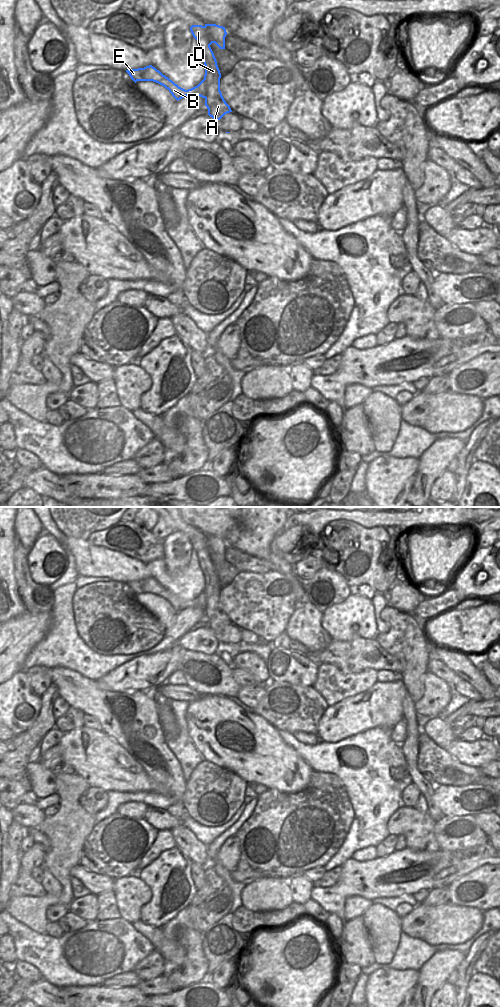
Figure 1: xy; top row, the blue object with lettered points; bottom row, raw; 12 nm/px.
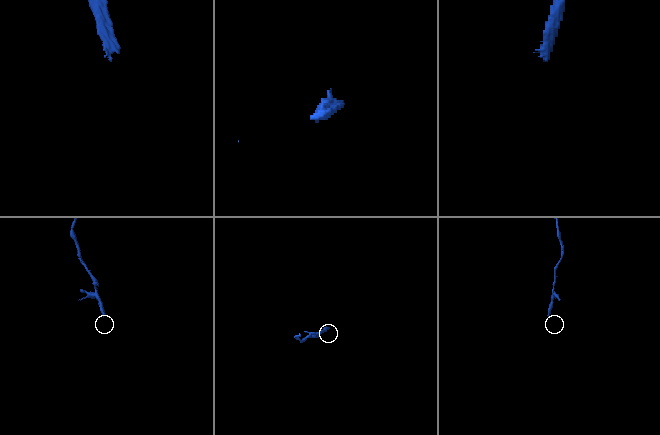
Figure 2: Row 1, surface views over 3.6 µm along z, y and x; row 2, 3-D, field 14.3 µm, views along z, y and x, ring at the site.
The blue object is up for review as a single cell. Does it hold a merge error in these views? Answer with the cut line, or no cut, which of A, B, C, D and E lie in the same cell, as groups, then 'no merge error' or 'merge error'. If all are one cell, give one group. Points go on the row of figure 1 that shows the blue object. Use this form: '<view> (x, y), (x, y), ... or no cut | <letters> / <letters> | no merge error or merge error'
xy (204, 78), (207, 84), (205, 97) | A C D / B E | merge error

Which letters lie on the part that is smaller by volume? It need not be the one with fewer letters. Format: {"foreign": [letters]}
{"foreign": ["B", "E"]}

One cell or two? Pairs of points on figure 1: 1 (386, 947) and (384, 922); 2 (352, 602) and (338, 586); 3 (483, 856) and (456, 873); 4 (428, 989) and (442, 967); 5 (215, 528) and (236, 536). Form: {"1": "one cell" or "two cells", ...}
{"1": "one cell", "2": "two cells", "3": "one cell", "4": "one cell", "5": "two cells"}

